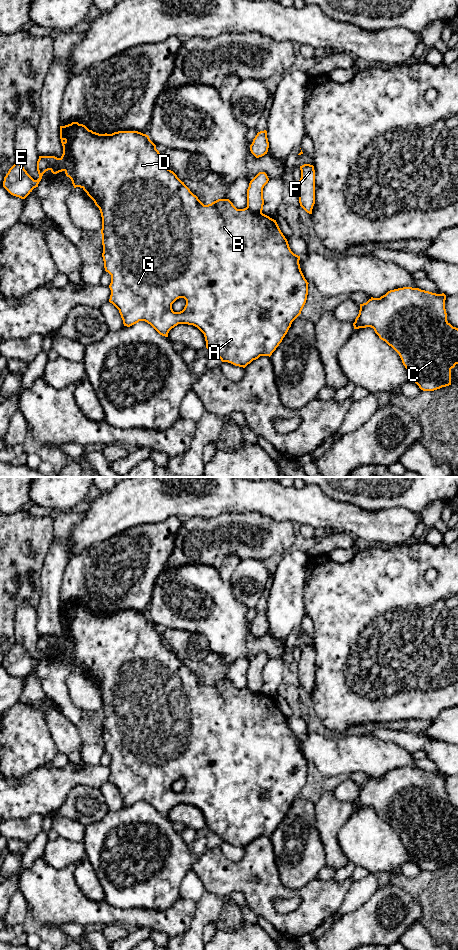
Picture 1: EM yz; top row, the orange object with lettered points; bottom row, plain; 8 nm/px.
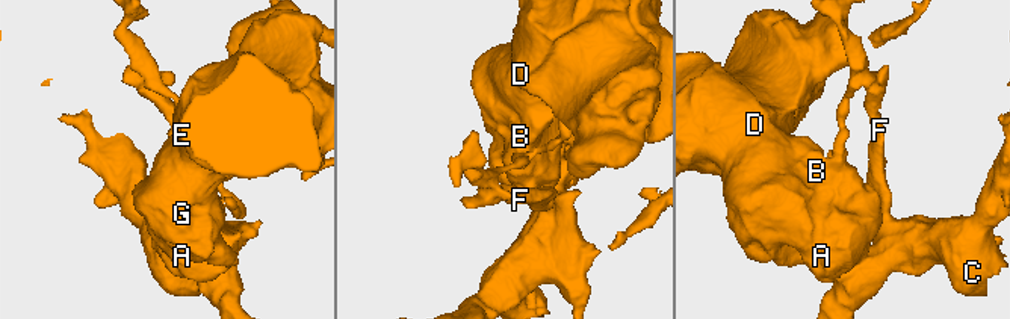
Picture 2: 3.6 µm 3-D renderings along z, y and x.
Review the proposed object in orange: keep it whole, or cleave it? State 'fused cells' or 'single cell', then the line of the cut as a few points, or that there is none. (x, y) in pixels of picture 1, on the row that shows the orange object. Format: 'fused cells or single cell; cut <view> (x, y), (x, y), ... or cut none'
fused cells; cut yz (246, 207), (253, 212), (261, 213)

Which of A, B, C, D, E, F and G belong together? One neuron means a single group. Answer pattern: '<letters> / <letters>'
A B D E G / C F

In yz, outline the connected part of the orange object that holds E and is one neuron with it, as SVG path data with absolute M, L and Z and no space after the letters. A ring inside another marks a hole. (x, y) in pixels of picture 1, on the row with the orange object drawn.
M78 122L60 126L60 139L63 154L60 158L55 156L39 156L37 171L39 178L34 180L16 162L4 177L3 187L13 196L25 199L34 188L38 187L43 174L50 170L53 174L64 171L72 181L74 188L82 188L99 208L102 217L102 245L105 271L111 275L109 288L111 295L109 302L118 310L124 326L130 327L139 321L150 324L160 335L168 337L169 331L178 324L188 324L197 327L205 337L206 348L212 350L222 362L245 368L260 356L271 356L287 334L292 322L301 314L308 295L308 282L305 279L299 264L300 256L294 254L287 239L281 232L276 220L263 213L253 213L247 208L237 209L229 199L218 199L211 204L204 205L196 195L182 182L177 175L161 163L159 151L149 136L138 131L118 131L112 134L99 134L89 130ZM179 298L186 300L184 309L174 312L172 304Z

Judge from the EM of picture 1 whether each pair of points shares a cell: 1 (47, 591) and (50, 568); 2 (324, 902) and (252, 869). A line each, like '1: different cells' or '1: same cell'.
1: same cell
2: same cell

